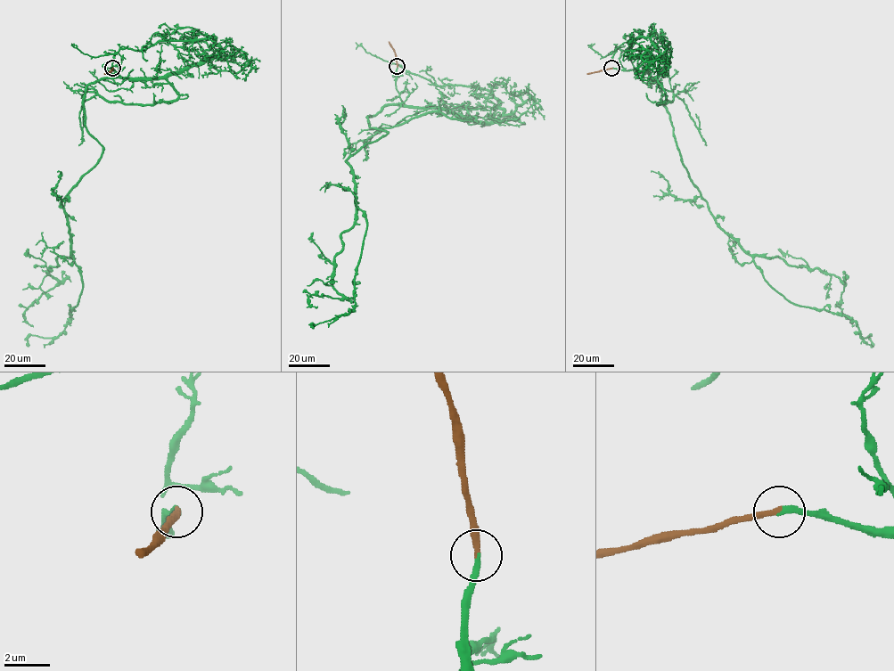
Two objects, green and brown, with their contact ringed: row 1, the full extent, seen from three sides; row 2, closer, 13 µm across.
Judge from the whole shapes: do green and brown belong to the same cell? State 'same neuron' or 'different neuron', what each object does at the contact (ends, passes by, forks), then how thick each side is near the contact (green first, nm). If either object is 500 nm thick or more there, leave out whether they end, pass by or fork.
same neuron; green ends; brown ends; calibres 240 and 280 nm

